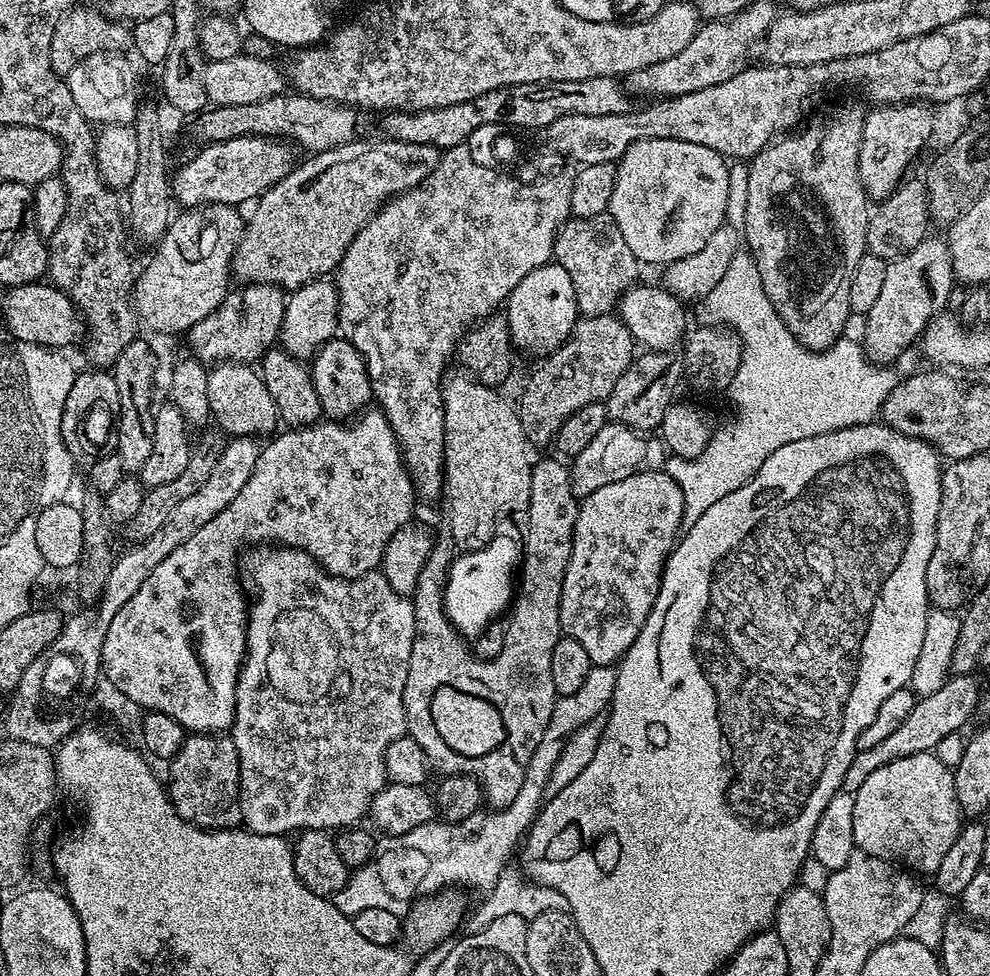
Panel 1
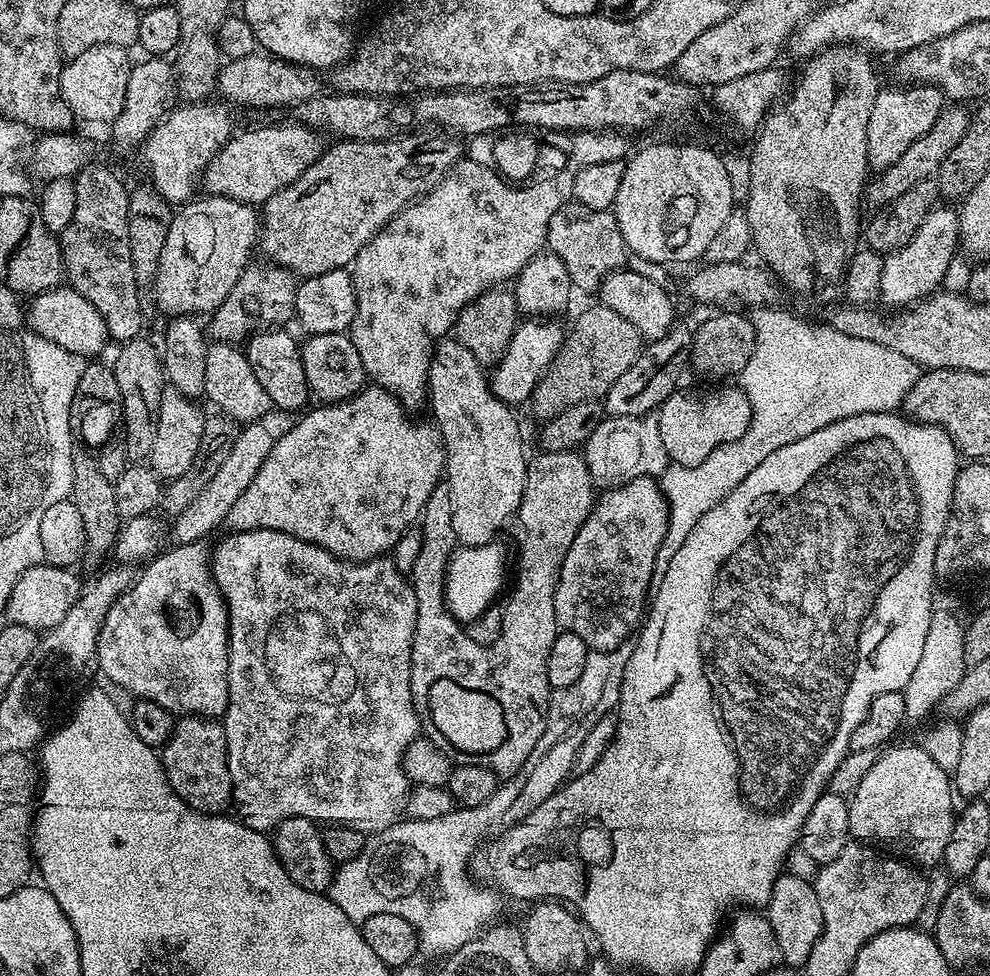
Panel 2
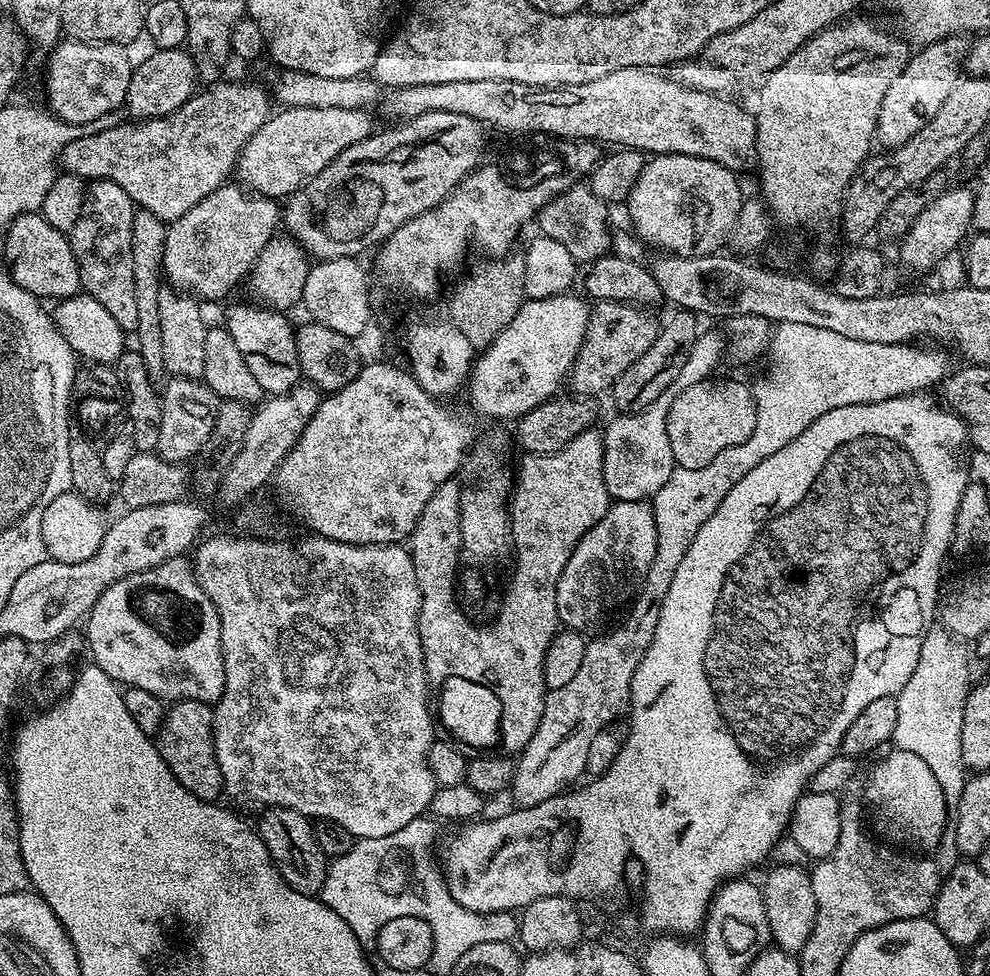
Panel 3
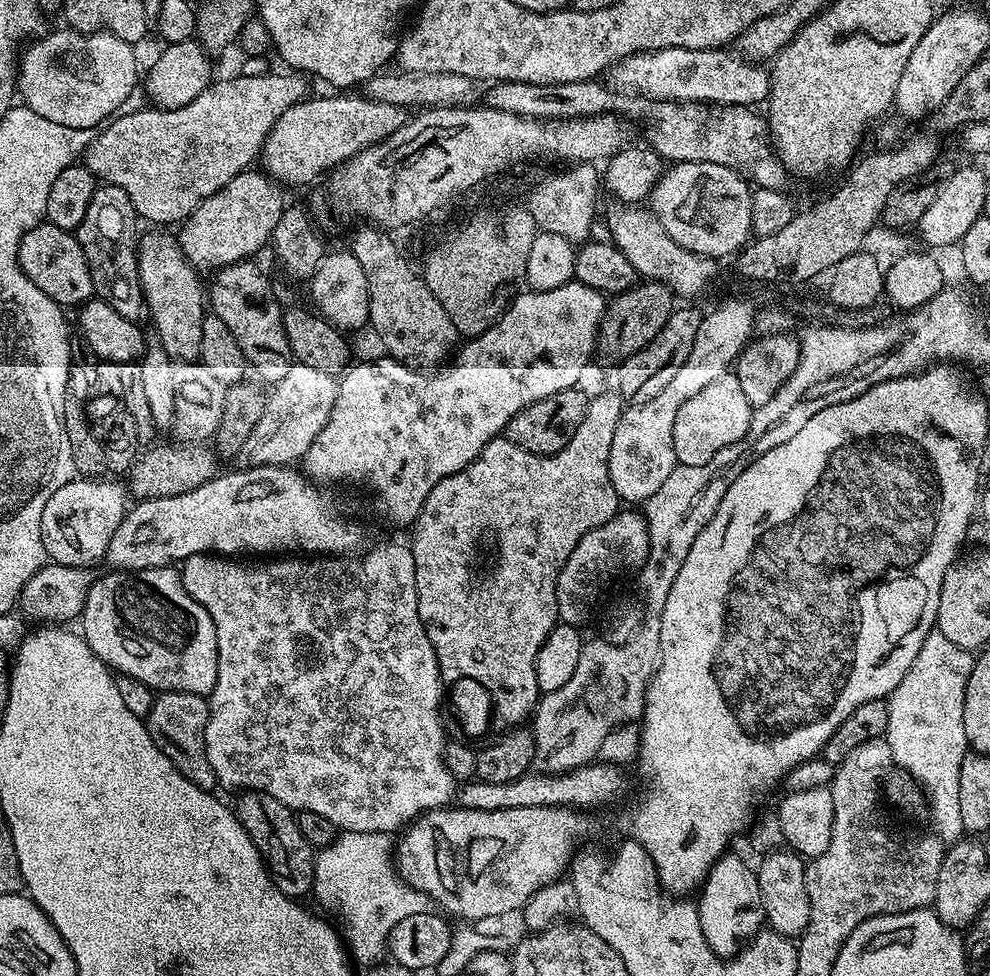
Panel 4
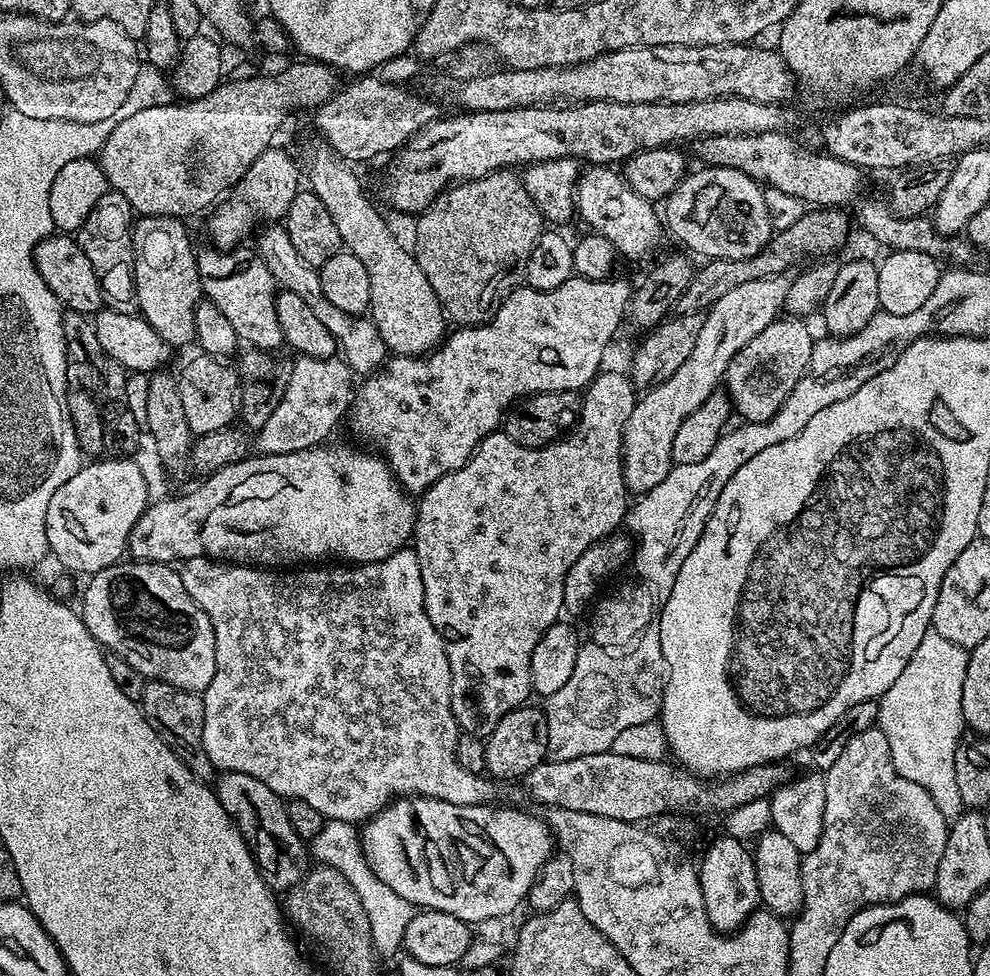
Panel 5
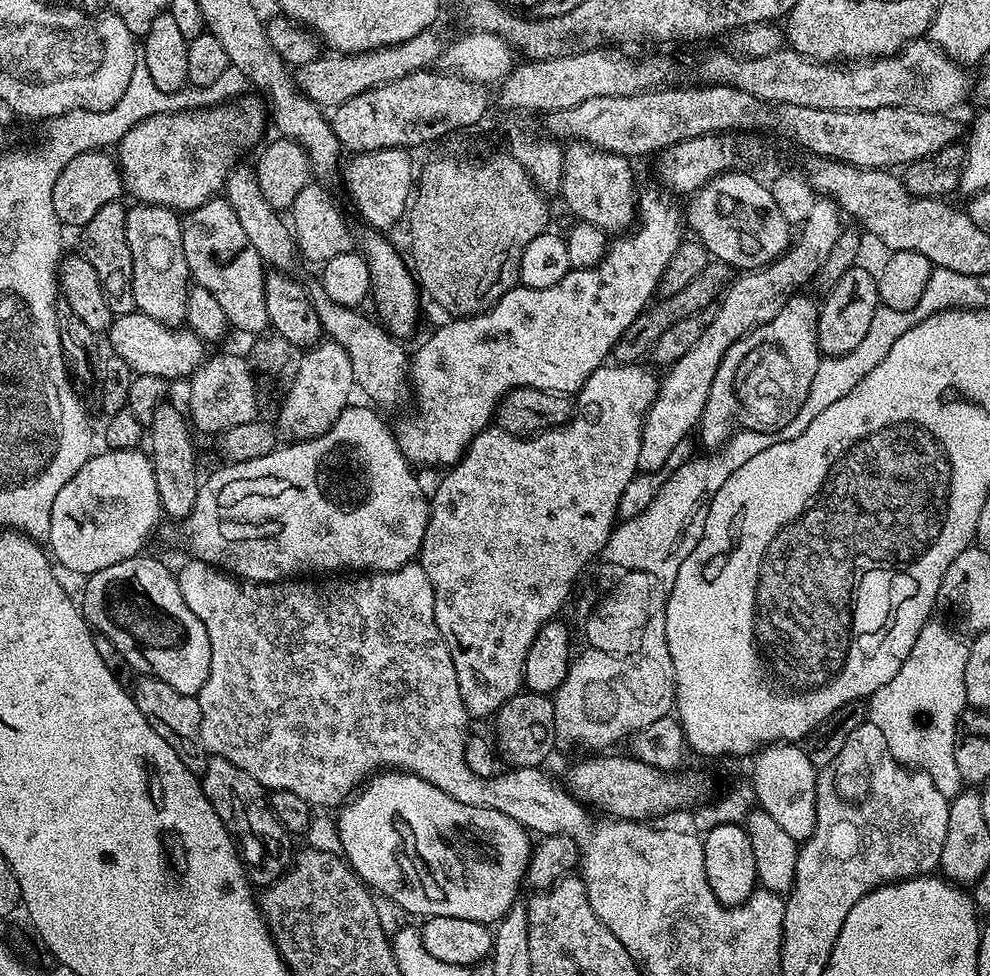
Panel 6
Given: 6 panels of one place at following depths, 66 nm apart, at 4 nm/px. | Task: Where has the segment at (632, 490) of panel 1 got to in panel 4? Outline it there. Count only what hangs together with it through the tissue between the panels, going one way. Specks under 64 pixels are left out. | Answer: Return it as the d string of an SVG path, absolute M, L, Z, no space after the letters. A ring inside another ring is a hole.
M617 511L616 516L610 518L610 522L602 522L602 526L590 530L590 534L586 534L586 538L582 538L578 542L578 546L574 546L574 554L570 554L570 558L566 558L566 566L562 566L562 570L558 574L558 586L556 587L558 617L563 623L577 626L583 625L583 620L592 612L592 603L599 598L600 591L611 580L616 580L619 576L628 576L631 572L632 575L639 573L640 569L643 568L648 557L648 547L650 546L648 523L644 521L644 517L639 511L624 511Z

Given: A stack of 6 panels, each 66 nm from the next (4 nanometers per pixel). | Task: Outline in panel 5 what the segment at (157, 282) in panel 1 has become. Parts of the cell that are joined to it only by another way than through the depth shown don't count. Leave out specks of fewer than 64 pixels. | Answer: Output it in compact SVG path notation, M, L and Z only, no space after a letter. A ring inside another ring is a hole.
M279 146L270 147L261 156L254 158L254 166L246 170L239 184L231 189L230 195L215 205L211 213L213 216L208 220L211 243L221 250L243 245L247 241L244 239L253 235L259 216L265 216L265 221L268 222L283 221L290 210L290 202L294 202L297 192L302 188L302 172L298 164L297 168L291 154L283 152Z

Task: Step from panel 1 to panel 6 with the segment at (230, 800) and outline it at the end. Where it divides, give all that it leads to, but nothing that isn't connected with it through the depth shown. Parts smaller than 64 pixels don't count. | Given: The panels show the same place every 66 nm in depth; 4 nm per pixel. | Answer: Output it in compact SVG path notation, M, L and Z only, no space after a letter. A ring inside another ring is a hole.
M141 675L131 685L130 691L132 701L138 706L138 710L142 710L146 722L150 722L150 726L154 726L154 730L158 730L158 735L166 738L166 742L170 742L170 746L174 746L174 754L178 754L178 758L182 758L182 766L186 766L186 770L191 772L203 774L208 765L210 753L205 748L200 733L202 710L199 699L195 696L178 694L178 690L174 690L174 686L166 686L166 682L145 675Z

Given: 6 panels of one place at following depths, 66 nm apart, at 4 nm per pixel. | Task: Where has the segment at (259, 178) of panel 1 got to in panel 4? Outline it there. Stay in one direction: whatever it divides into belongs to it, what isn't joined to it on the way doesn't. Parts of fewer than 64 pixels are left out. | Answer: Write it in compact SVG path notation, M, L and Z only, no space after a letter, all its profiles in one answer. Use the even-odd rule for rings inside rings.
M332 94L317 100L305 98L300 104L290 106L270 130L259 154L263 171L281 186L308 184L336 168L351 156L382 142L406 122L405 109L390 102L371 100L363 94Z

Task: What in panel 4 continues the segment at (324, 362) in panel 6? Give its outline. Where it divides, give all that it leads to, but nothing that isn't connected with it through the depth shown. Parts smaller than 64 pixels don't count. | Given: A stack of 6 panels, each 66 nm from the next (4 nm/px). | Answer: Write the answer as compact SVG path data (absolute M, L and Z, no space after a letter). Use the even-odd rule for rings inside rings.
M293 362L267 397L266 410L262 418L258 418L258 426L254 426L250 438L242 445L239 463L249 468L295 465L303 459L318 436L318 430L322 430L330 418L330 410L334 410L338 398L337 377L318 366Z

